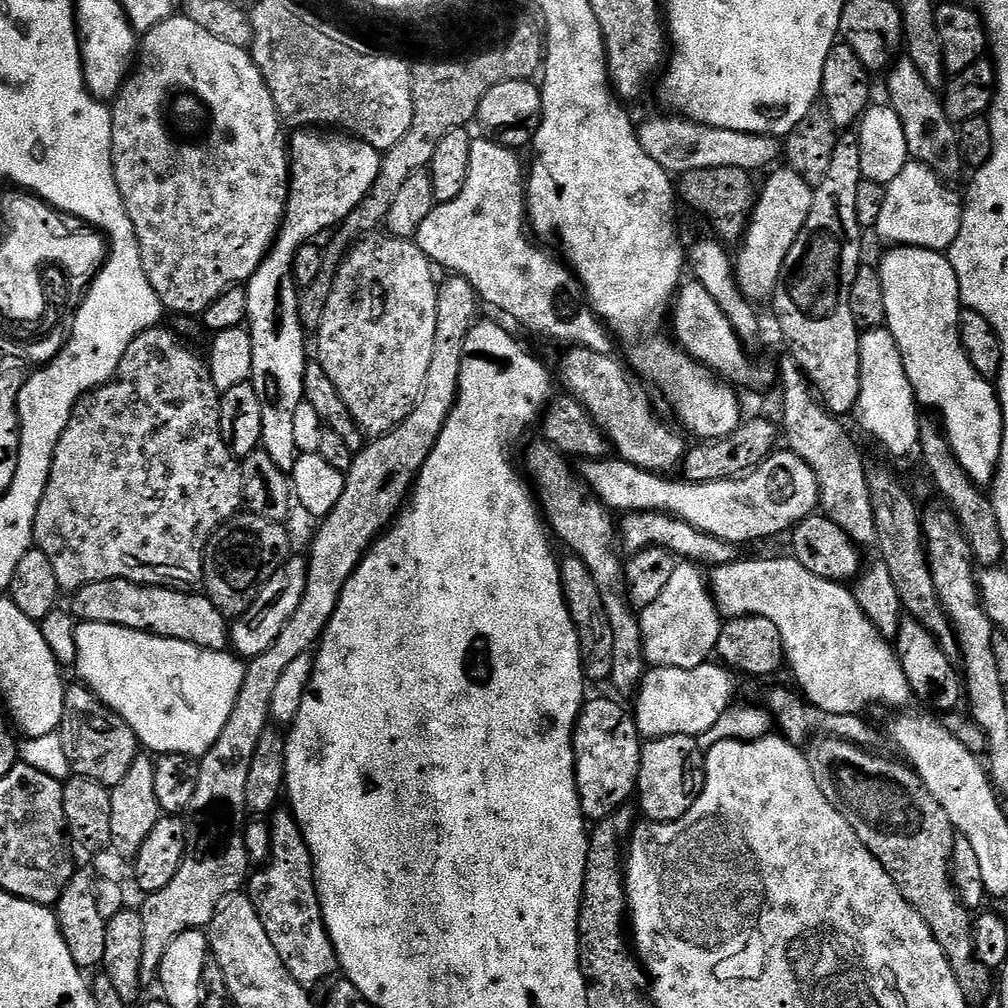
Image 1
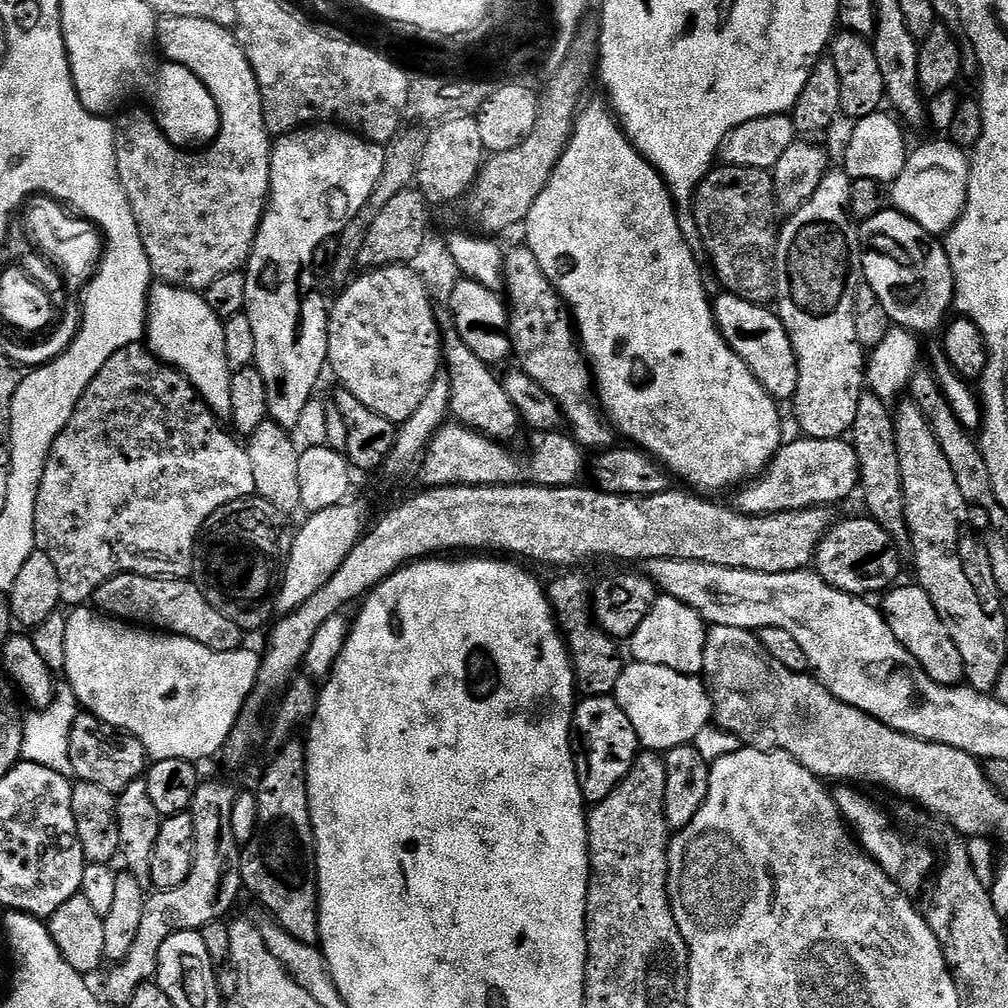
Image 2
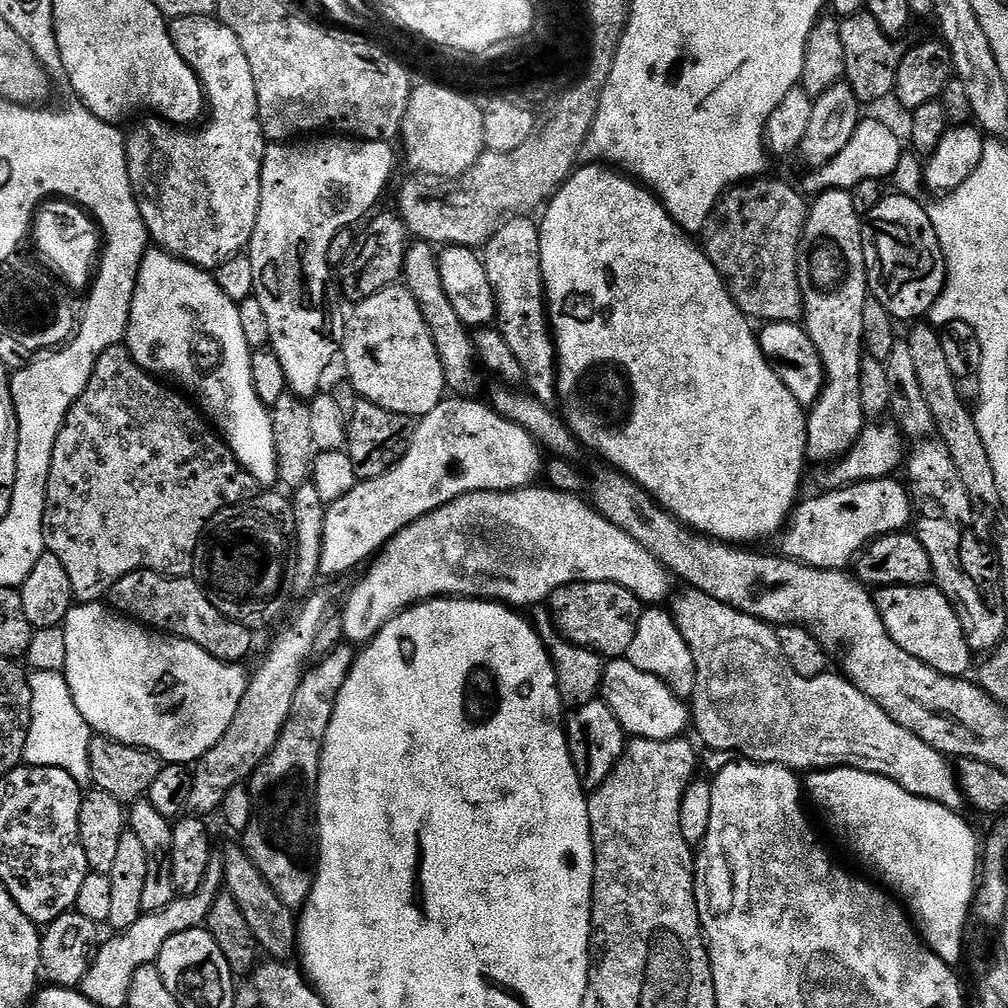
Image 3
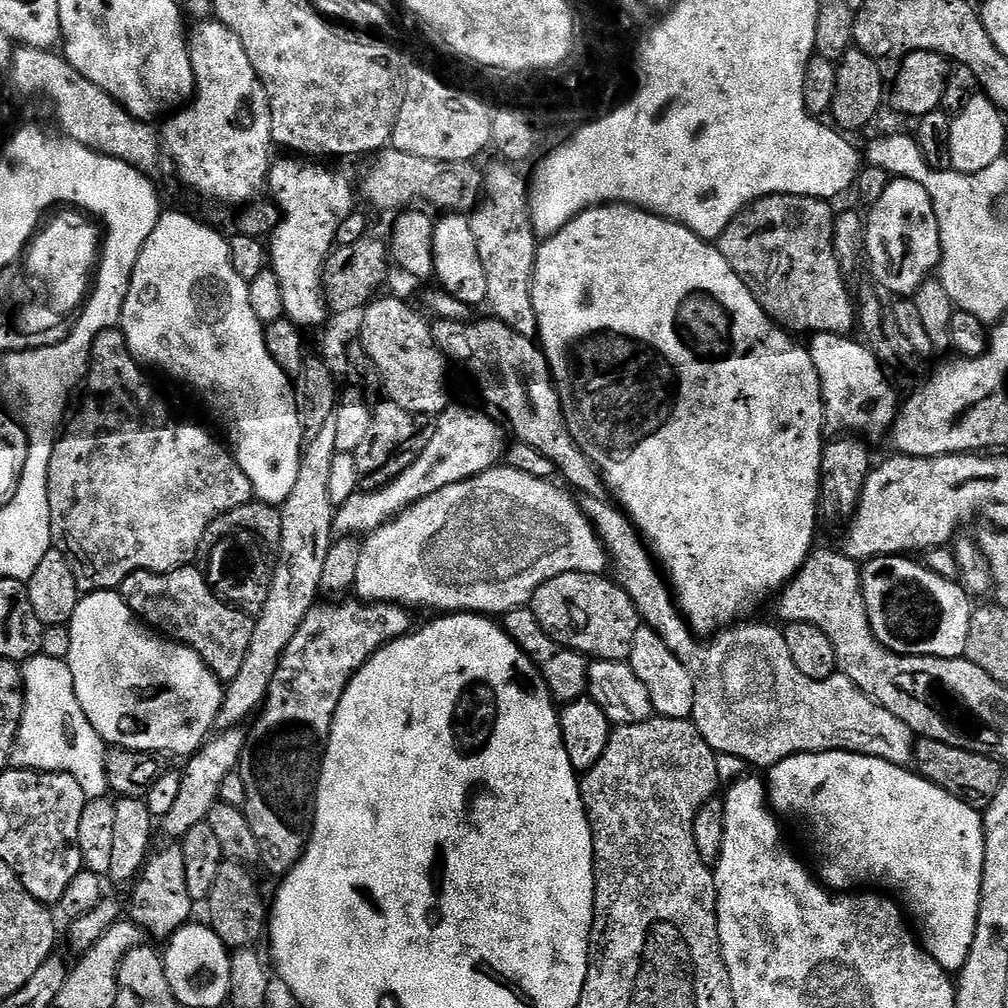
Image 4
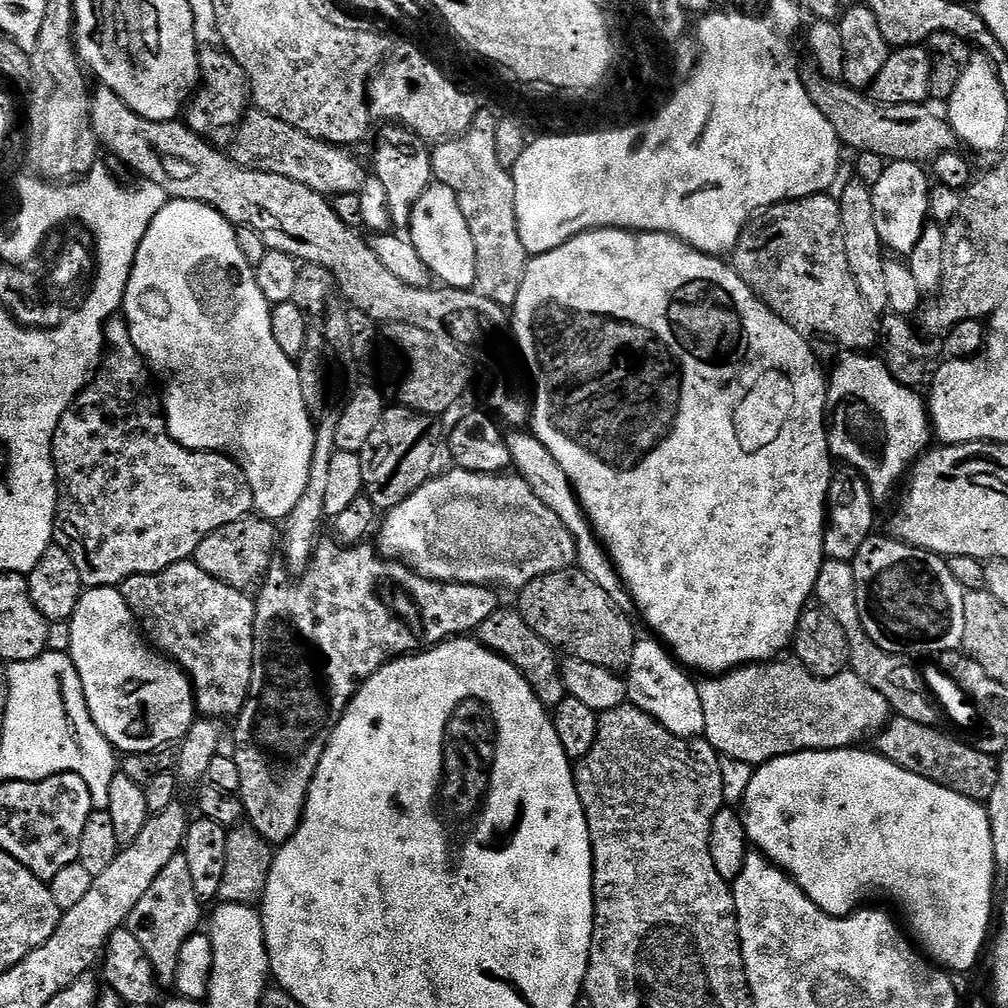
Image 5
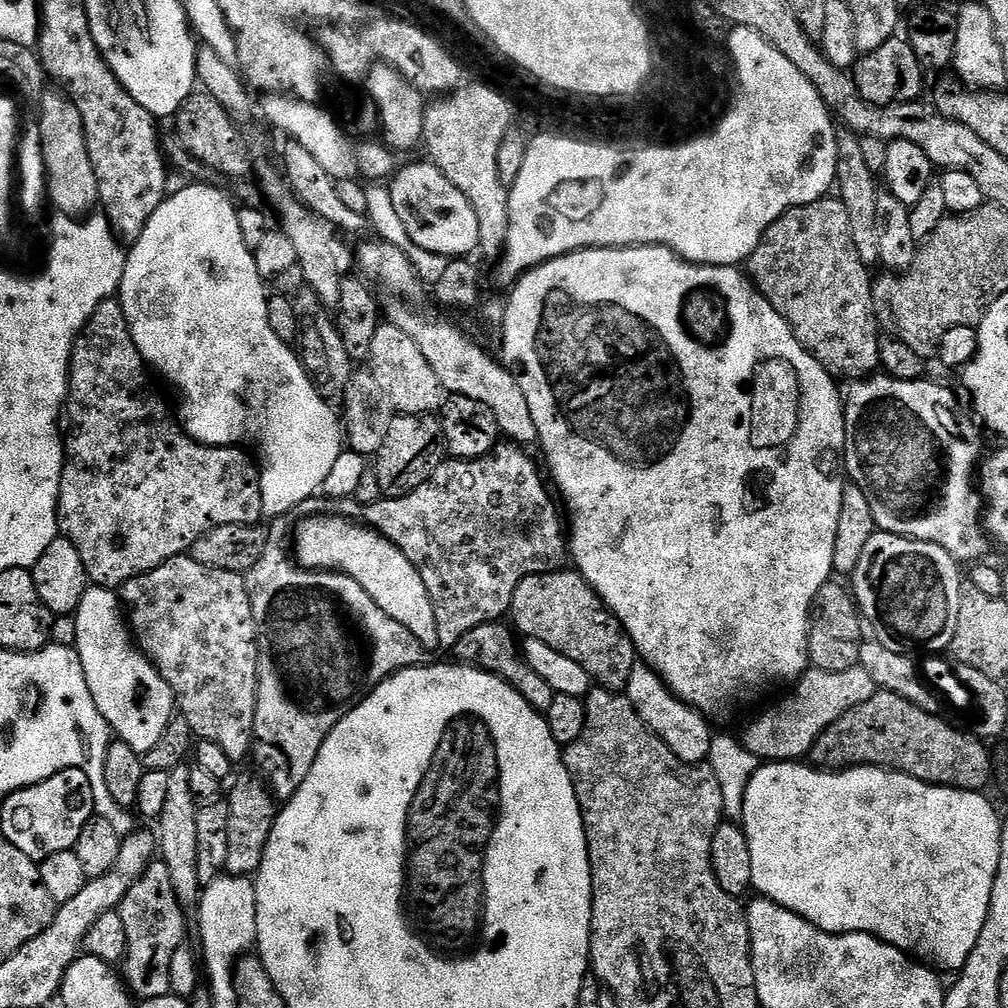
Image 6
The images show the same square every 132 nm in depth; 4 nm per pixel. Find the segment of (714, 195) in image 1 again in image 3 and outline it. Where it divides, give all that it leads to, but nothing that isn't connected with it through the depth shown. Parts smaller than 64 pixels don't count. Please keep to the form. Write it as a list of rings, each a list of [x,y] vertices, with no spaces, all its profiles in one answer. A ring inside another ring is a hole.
[[[752,178],[728,189],[721,196],[716,208],[708,215],[702,229],[702,247],[712,260],[712,265],[720,272],[732,300],[744,315],[756,322],[786,322],[795,324],[803,317],[804,299],[798,278],[798,254],[800,235],[808,221],[809,201],[803,200],[784,180]],[[716,224],[724,224],[716,232]],[[760,320],[760,321],[759,321]]]

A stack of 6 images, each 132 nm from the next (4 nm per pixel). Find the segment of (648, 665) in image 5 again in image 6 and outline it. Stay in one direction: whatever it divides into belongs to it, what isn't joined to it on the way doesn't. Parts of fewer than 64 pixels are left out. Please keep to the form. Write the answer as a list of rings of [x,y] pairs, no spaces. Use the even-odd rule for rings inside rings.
[[[643,662],[637,663],[636,669],[630,674],[626,695],[638,718],[642,718],[644,725],[655,736],[662,738],[670,750],[674,750],[678,759],[687,764],[703,764],[707,761],[714,735],[714,729],[708,725],[709,717],[692,708],[685,700],[679,700],[655,670]]]

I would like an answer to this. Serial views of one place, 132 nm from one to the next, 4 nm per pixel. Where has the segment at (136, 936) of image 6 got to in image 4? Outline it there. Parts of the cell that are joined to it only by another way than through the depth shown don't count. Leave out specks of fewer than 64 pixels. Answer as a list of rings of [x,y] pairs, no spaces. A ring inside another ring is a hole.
[[[168,842],[161,852],[153,851],[134,887],[136,889],[132,892],[132,901],[126,904],[126,912],[149,937],[153,936],[160,942],[167,941],[182,925],[193,919],[194,902],[186,890],[186,861],[182,859],[179,843]]]

